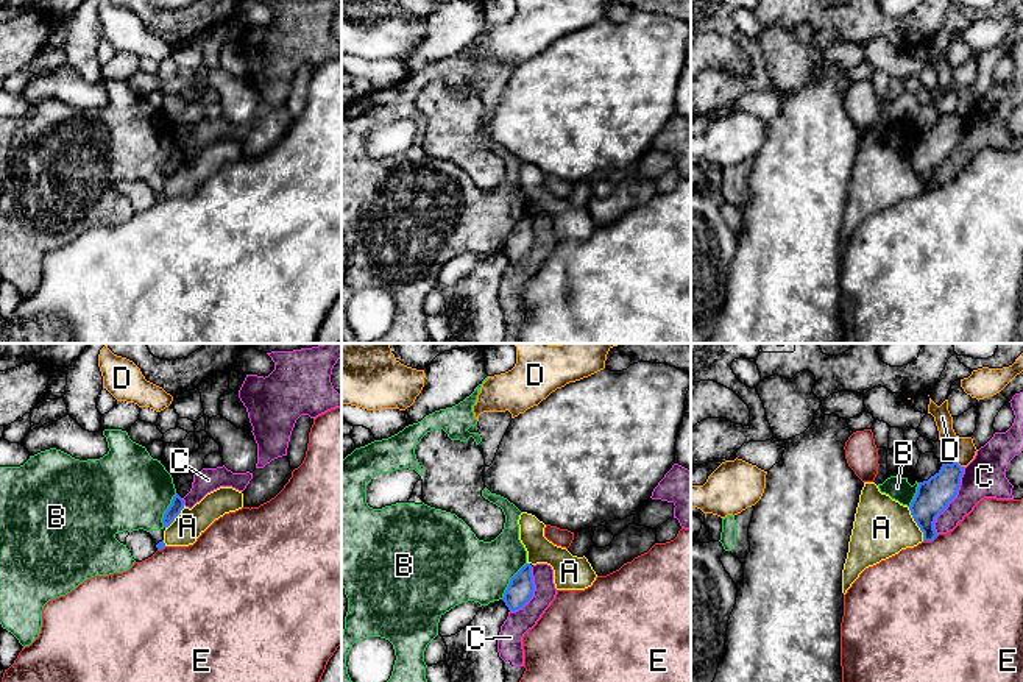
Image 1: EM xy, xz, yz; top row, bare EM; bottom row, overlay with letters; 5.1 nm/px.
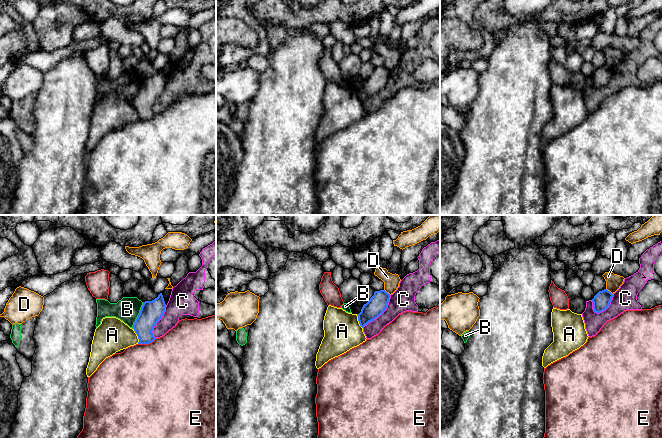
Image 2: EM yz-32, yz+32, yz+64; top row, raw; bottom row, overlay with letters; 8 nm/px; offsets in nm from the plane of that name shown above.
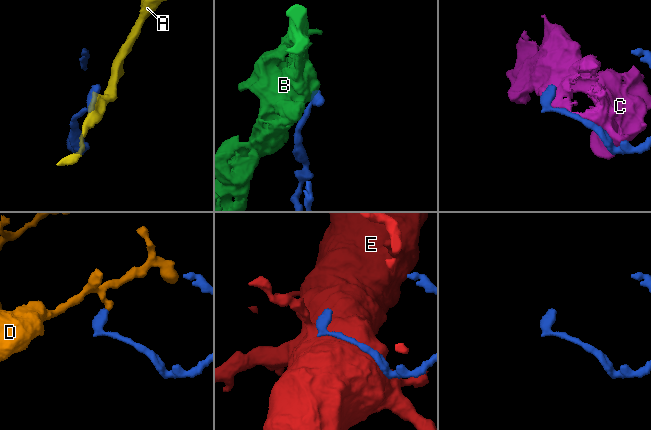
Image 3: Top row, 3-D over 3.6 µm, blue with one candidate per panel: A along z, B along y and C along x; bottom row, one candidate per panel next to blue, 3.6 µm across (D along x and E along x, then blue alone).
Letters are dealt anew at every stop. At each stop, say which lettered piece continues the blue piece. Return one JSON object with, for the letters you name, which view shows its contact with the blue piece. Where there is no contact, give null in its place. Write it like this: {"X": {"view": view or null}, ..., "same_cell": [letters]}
{"same_cell": []}

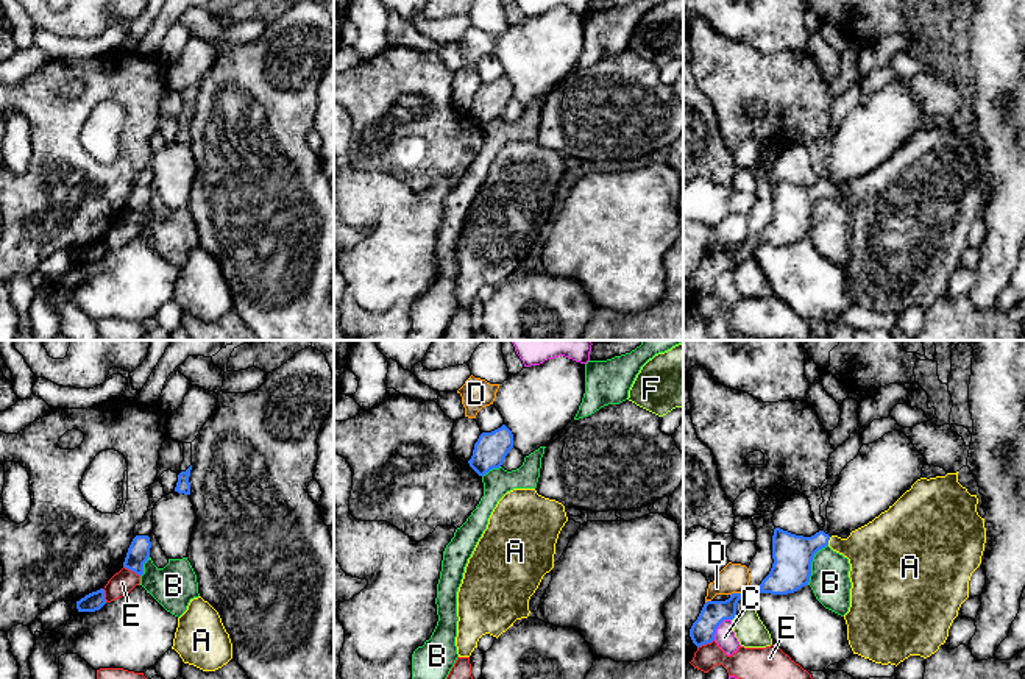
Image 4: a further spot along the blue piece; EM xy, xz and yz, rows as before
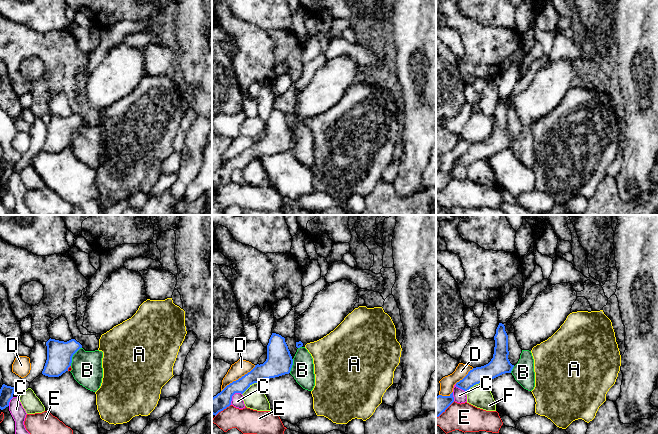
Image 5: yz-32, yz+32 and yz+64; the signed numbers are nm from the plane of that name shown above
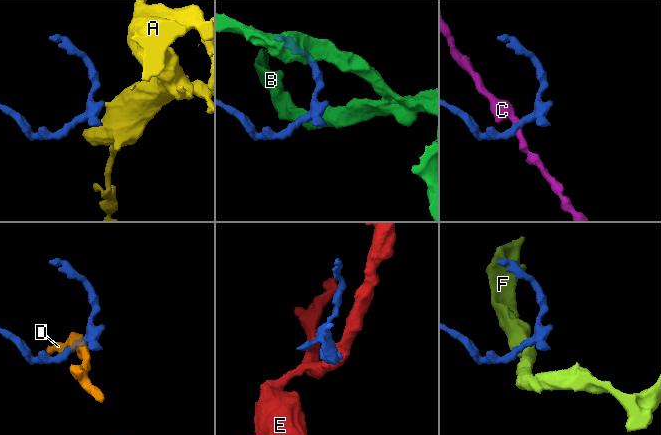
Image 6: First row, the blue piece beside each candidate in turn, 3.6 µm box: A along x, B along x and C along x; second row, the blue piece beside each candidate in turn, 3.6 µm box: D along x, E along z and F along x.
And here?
{"A": {"view": "yz"}, "same_cell": ["A"]}

